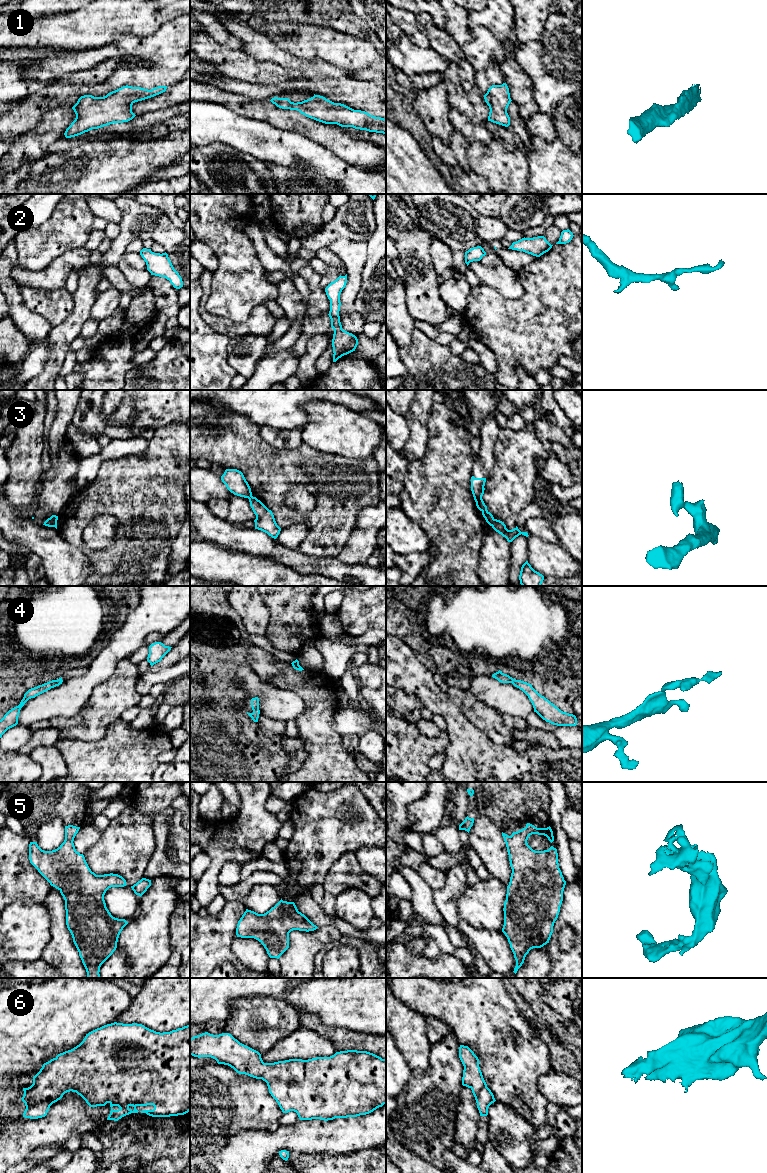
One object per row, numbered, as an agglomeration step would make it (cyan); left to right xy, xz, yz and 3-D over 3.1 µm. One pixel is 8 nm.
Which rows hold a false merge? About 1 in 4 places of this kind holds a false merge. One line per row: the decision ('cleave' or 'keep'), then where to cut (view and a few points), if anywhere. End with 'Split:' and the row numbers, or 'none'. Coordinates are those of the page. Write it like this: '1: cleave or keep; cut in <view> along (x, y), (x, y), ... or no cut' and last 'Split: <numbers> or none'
1: keep; no cut
2: keep; no cut
3: cleave; cut in yz along (494, 519), (491, 525)
4: keep; no cut
5: keep; no cut
6: keep; no cut
Split: 3

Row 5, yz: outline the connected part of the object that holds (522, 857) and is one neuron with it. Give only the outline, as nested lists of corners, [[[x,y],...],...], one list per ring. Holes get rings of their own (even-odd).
[[[527,823],[525,828],[513,832],[511,836],[502,832],[512,869],[503,908],[504,925],[502,932],[507,937],[516,960],[513,971],[515,974],[524,963],[525,957],[531,949],[541,948],[549,943],[554,923],[560,912],[566,885],[559,868],[557,849],[551,846],[544,851],[533,850],[527,843],[529,836],[532,834],[544,835],[551,843],[554,841],[550,826],[537,828]]]

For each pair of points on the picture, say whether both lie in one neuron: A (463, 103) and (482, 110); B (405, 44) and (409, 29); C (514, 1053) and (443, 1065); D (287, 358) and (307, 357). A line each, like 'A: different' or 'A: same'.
A: same
B: different
C: different
D: different

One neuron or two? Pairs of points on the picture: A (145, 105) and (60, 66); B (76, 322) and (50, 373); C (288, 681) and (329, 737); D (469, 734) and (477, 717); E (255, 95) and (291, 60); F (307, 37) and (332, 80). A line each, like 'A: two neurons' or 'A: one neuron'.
A: two neurons
B: one neuron
C: one neuron
D: two neurons
E: one neuron
F: two neurons

